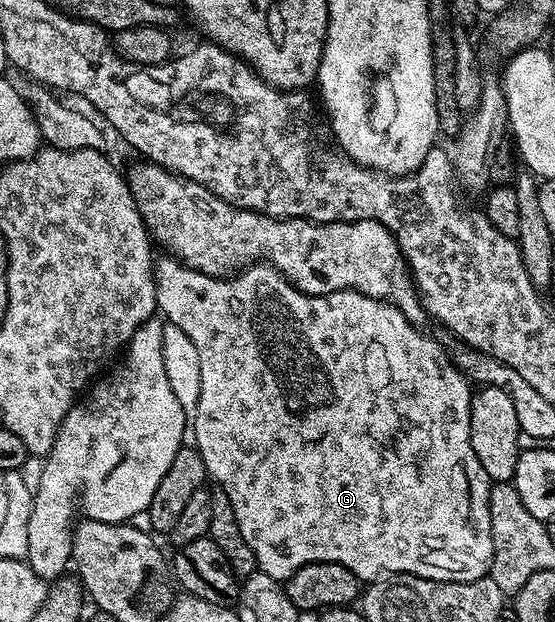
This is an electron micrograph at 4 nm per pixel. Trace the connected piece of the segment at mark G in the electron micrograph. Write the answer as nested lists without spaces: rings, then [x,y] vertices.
[[[162,256],[154,263],[154,283],[156,284],[156,300],[161,317],[169,325],[178,326],[196,344],[196,352],[200,356],[200,400],[192,411],[192,439],[193,445],[200,452],[206,465],[207,475],[218,481],[217,485],[228,496],[232,504],[232,512],[236,512],[236,524],[240,524],[240,536],[248,540],[248,548],[252,548],[252,556],[256,556],[258,570],[272,576],[276,581],[285,583],[300,568],[317,562],[335,562],[348,572],[352,572],[363,583],[369,584],[385,578],[388,574],[411,574],[417,578],[427,578],[437,582],[471,582],[487,577],[494,555],[494,541],[492,540],[492,520],[490,519],[490,487],[492,485],[488,472],[484,472],[484,464],[480,464],[480,456],[472,449],[470,435],[470,399],[472,386],[465,374],[454,365],[454,359],[434,338],[429,338],[415,323],[410,322],[392,304],[376,300],[372,296],[364,296],[355,290],[337,290],[331,294],[305,294],[300,292],[274,266],[255,264],[247,266],[245,270],[233,276],[213,278],[211,274],[201,274],[198,270],[188,268],[173,256]]]

